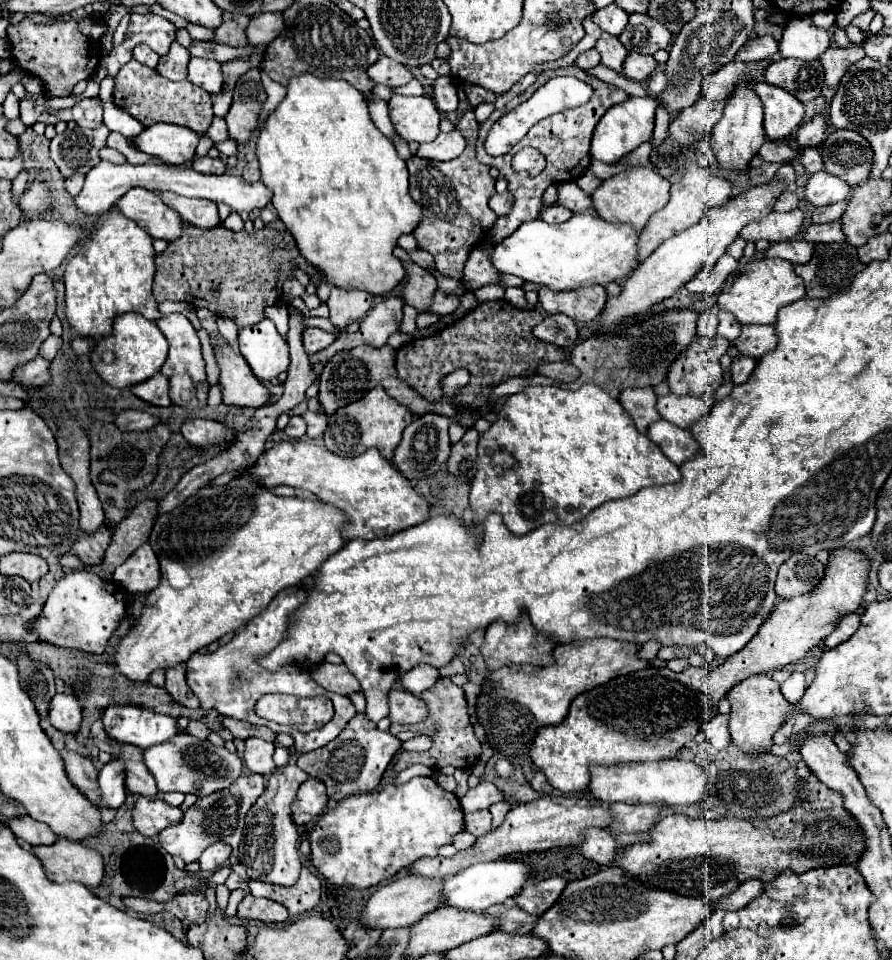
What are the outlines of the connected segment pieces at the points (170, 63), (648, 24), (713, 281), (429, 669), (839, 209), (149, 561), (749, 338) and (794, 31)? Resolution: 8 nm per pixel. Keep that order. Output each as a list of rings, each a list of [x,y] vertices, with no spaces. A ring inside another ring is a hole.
[[[178,41],[172,43],[168,55],[160,57],[160,63],[156,67],[156,71],[170,79],[170,81],[180,81],[180,79],[186,79],[188,77],[188,71],[186,71],[186,65],[190,61],[190,53],[186,47],[182,47]]]
[[[636,13],[630,15],[630,21],[618,39],[628,51],[654,55],[658,49],[666,49],[670,45],[672,33],[650,15]]]
[[[722,255],[714,267],[704,267],[696,277],[692,277],[686,283],[686,289],[690,293],[712,295],[722,287],[724,279],[736,269],[736,265],[738,265],[736,259],[732,259],[730,255]]]
[[[416,665],[414,669],[410,669],[402,679],[402,687],[406,691],[410,691],[412,695],[420,695],[426,689],[430,689],[434,685],[434,681],[438,679],[438,669],[434,669],[432,665]]]
[[[850,187],[850,195],[840,201],[840,203],[834,203],[834,205],[826,205],[826,207],[816,207],[812,211],[812,223],[830,223],[830,221],[836,221],[842,217],[842,213],[846,211],[848,203],[850,203],[850,197],[852,197],[852,191],[854,187]]]
[[[148,543],[136,549],[136,553],[132,553],[132,557],[128,557],[112,577],[130,593],[150,593],[162,579],[158,559]]]
[[[746,325],[742,327],[740,341],[736,341],[736,347],[742,355],[760,359],[764,353],[776,349],[778,335],[774,325]]]
[[[790,17],[784,25],[782,39],[778,41],[778,53],[780,57],[814,61],[828,45],[830,37],[826,29],[816,27],[810,17]]]

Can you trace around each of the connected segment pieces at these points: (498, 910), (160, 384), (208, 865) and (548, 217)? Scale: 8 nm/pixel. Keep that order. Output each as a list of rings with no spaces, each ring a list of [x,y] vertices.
[[[492,905],[492,909],[486,911],[488,915],[498,917],[498,929],[506,931],[506,933],[520,933],[520,935],[528,935],[532,933],[538,917],[526,913],[520,907],[506,907],[506,905]]]
[[[156,373],[154,377],[138,383],[136,387],[132,387],[132,393],[152,405],[158,407],[168,407],[170,405],[170,397],[168,397],[168,379],[162,373]]]
[[[216,841],[214,845],[210,845],[202,853],[202,857],[200,857],[200,869],[214,873],[216,869],[220,869],[222,865],[228,863],[230,855],[232,855],[232,847],[228,843],[224,843],[224,841]]]
[[[552,205],[552,207],[546,207],[542,209],[542,215],[540,215],[546,223],[564,223],[572,217],[572,211],[562,207],[562,205]]]

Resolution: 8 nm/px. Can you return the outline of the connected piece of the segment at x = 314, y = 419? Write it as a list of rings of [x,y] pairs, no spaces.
[[[306,411],[302,415],[308,423],[308,437],[314,439],[314,437],[320,437],[324,433],[324,429],[328,427],[328,415],[326,413],[312,413],[312,411]]]

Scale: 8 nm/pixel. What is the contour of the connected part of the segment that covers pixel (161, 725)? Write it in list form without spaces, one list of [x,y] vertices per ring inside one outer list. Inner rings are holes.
[[[132,705],[108,707],[102,715],[102,727],[110,739],[138,745],[140,749],[164,743],[178,733],[174,717],[164,717],[150,709]]]

